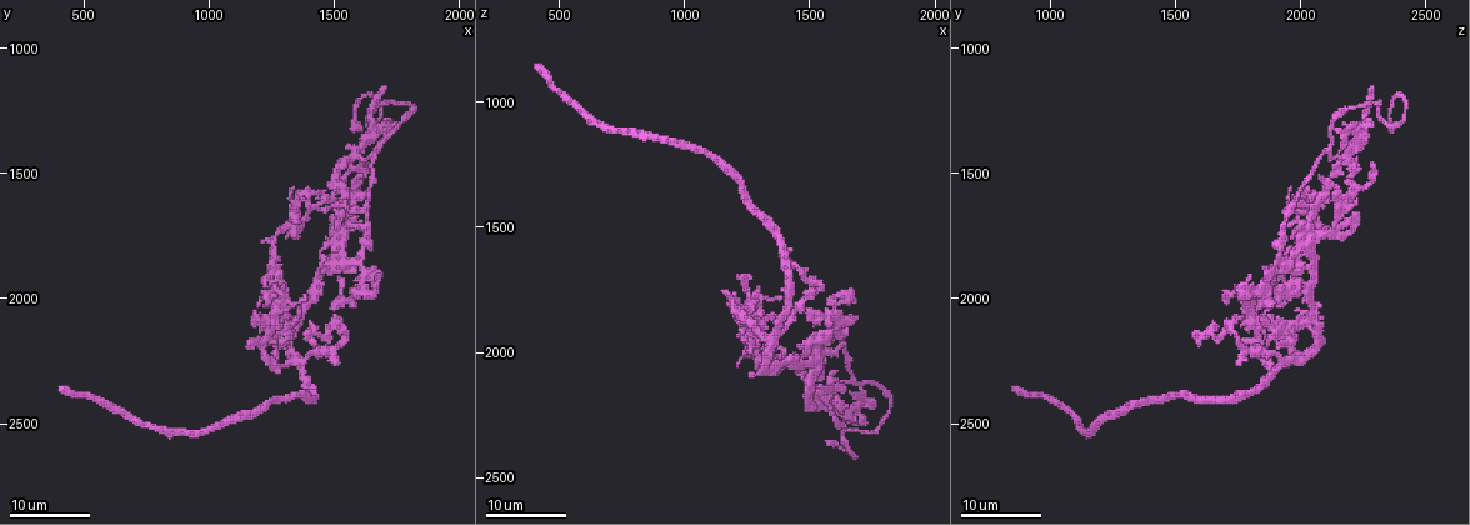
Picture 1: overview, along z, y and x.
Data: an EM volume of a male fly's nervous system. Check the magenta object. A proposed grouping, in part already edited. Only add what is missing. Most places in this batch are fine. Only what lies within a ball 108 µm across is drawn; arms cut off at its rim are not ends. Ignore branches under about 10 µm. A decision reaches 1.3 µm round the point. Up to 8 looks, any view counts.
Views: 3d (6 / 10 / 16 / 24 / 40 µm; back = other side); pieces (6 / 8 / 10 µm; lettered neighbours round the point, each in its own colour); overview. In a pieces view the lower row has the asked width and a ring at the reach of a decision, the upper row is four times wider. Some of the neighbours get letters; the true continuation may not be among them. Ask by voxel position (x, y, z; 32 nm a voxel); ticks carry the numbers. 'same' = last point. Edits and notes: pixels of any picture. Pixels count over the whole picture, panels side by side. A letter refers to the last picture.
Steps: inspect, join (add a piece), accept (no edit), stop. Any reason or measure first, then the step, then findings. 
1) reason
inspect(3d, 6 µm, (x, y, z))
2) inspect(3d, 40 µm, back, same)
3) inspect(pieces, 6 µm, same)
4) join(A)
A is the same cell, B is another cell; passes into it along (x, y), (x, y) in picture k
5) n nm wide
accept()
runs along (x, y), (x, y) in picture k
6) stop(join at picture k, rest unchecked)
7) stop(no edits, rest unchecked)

free end
inspect(3d, 16 µm, (1510, 1930, 1890))

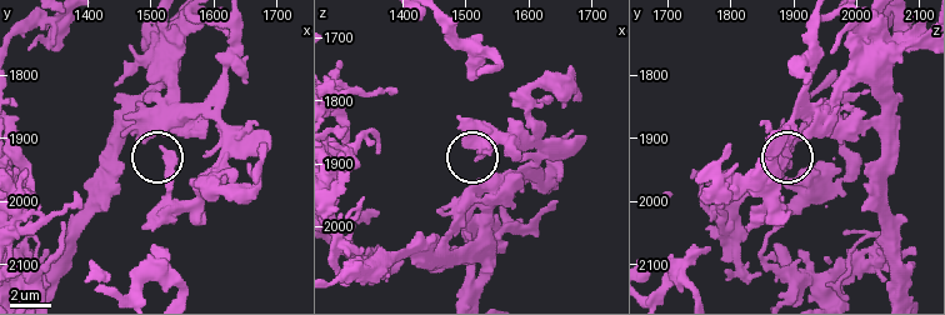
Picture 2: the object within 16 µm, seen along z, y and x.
inspect(pieces, 8 µm, (1515, 1920, 1890))

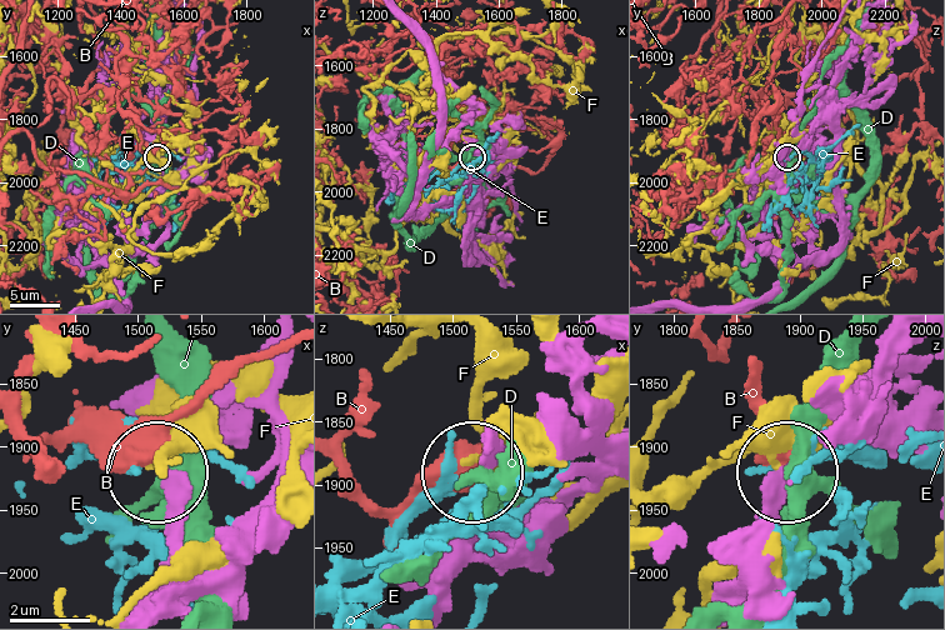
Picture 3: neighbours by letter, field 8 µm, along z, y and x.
accept()
B, D, E and F are other cells; no lettered piece goes on from it

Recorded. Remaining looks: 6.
free end
inspect(3d, 16 µm, (1390, 2000, 1790))

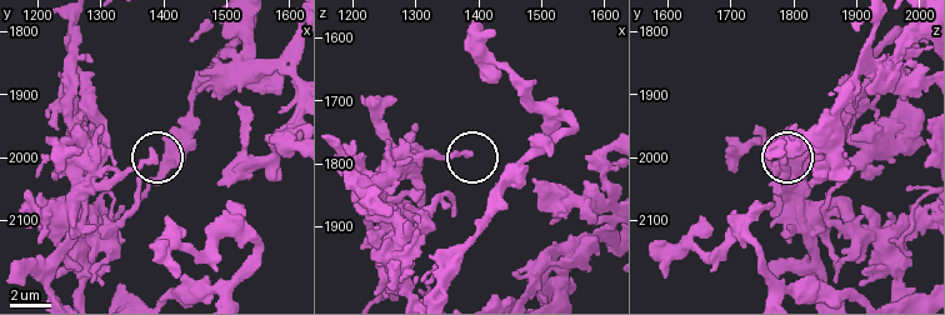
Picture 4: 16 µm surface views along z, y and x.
inspect(pieces, 8 µm, (1385, 1995, 1790))

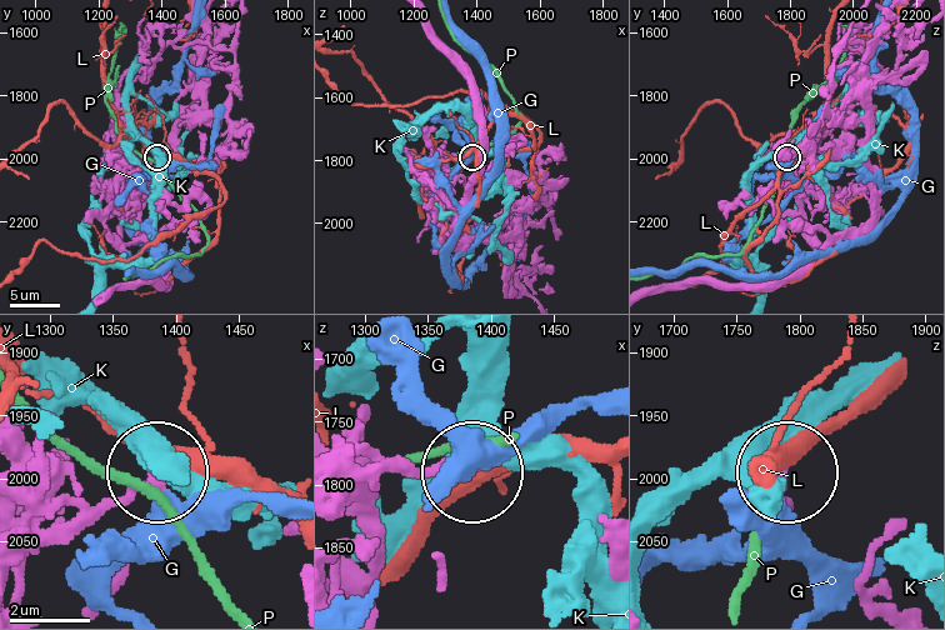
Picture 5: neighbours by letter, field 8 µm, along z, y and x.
accept()
G, K, L and P are other cells; no lettered piece goes on from it

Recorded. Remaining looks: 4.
an open end
inspect(3d, 24 µm, (1640, 1580, 2140))

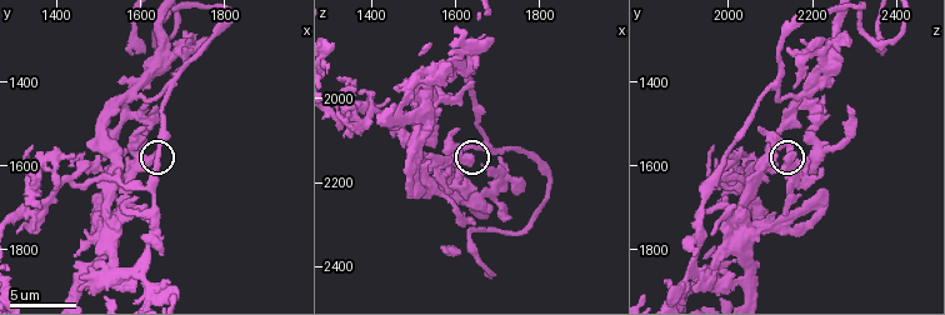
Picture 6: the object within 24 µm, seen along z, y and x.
inspect(pieces, 10 µm, same)

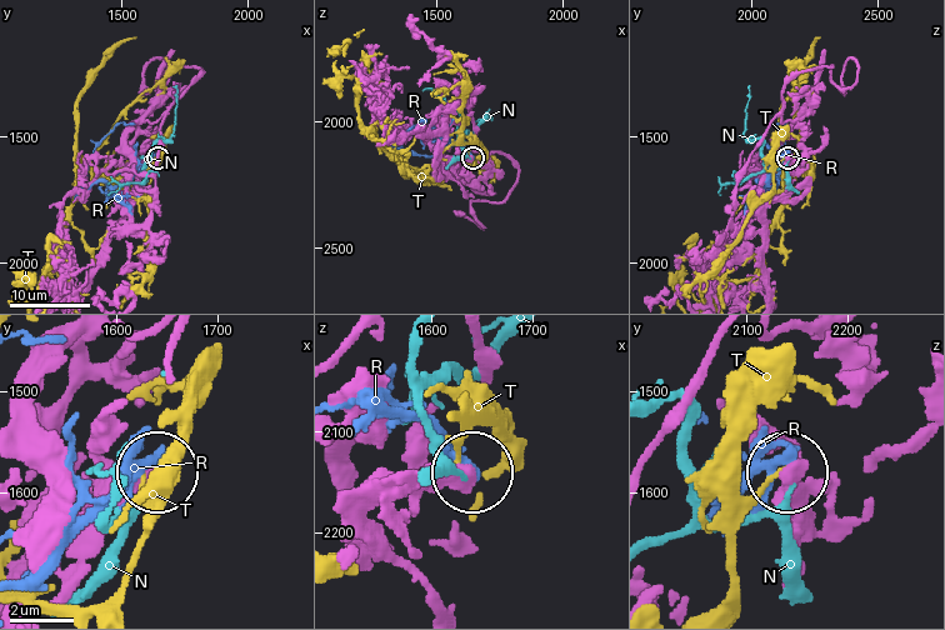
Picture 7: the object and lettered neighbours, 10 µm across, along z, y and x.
accept()
N, R and T are other cells; none of them fits

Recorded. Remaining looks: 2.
free end
inspect(pieces, 8 µm, (1640, 1465, 2295))

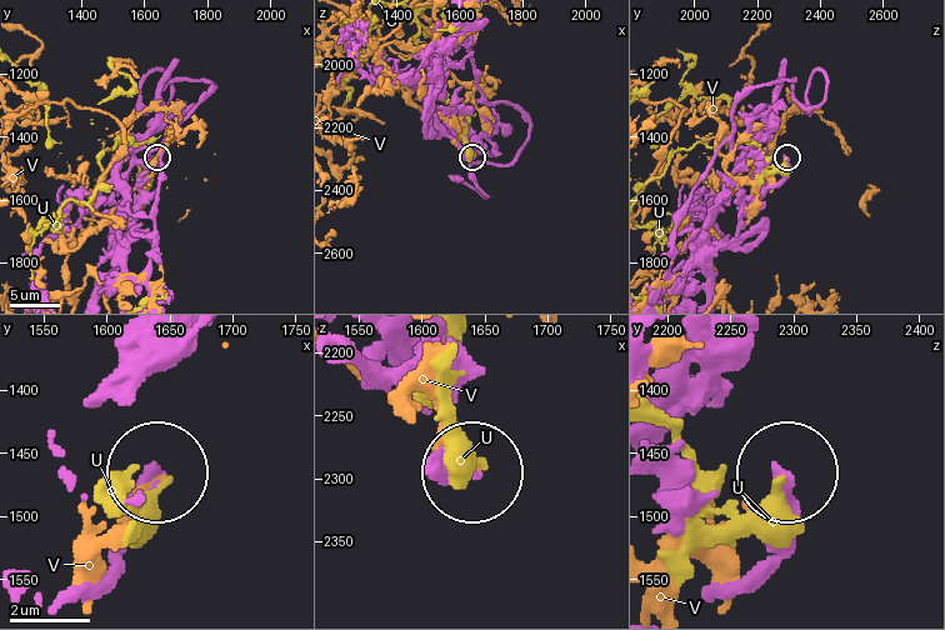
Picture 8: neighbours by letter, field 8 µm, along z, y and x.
accept()
U and V are other cells; runs along (720, 591), (768, 554), (788, 476) in picture 8; none of them fits

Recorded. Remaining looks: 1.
stop(no edits, rest unchecked)

